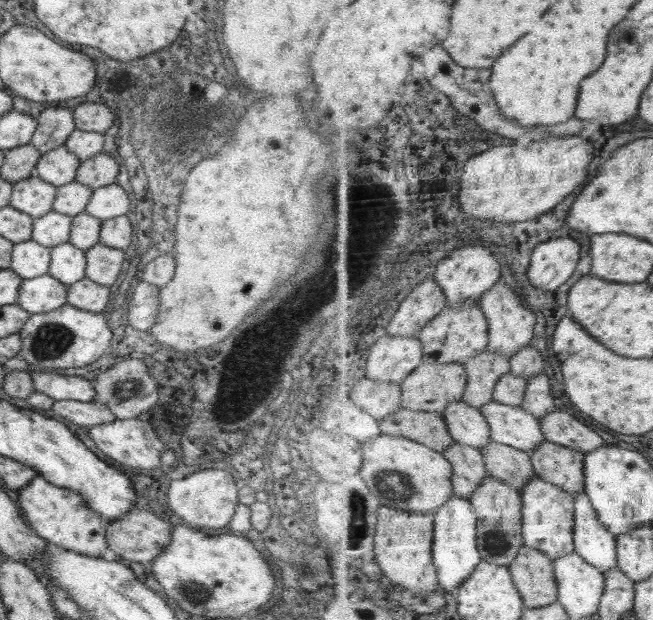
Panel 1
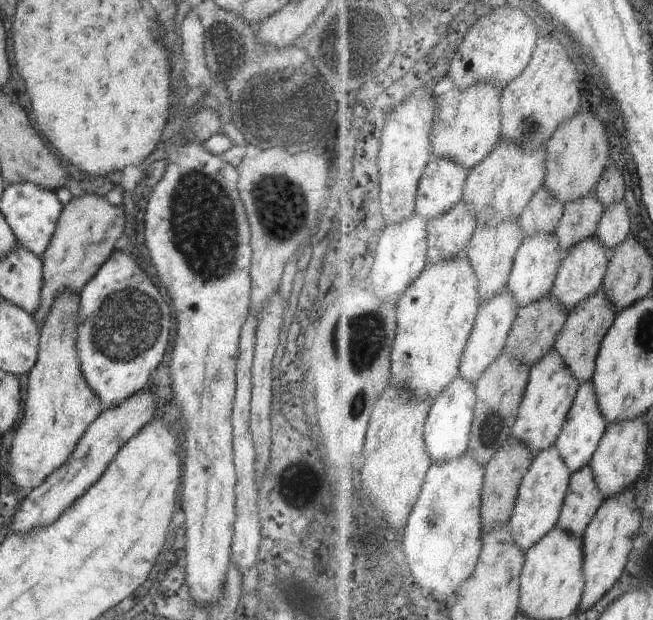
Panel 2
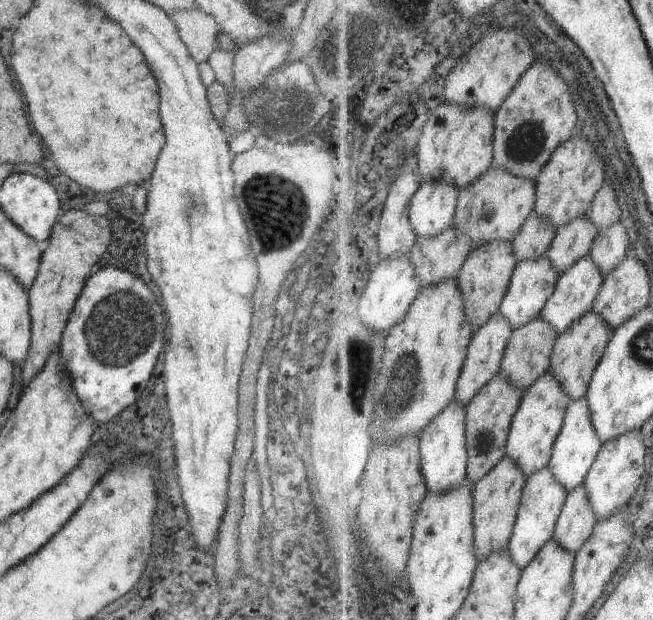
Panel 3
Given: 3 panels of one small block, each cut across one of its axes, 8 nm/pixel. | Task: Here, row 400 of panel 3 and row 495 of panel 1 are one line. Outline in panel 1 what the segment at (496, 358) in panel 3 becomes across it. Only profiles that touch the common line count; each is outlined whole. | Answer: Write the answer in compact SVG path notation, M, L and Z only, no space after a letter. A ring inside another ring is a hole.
M456 441L444 452L455 465L455 494L470 499L491 476L482 449Z

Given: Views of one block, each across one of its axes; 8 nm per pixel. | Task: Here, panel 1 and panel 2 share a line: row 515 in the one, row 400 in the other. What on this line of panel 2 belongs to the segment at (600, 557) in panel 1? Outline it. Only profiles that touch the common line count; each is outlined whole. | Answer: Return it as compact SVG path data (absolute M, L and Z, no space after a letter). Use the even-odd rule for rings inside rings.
M595 382L581 383L579 396L576 399L575 405L571 410L571 416L569 417L557 444L557 448L564 456L564 460L566 460L573 473L579 472L579 470L592 464L593 458L596 456L596 452L598 452L600 443L607 434L609 425L602 408L600 408Z

